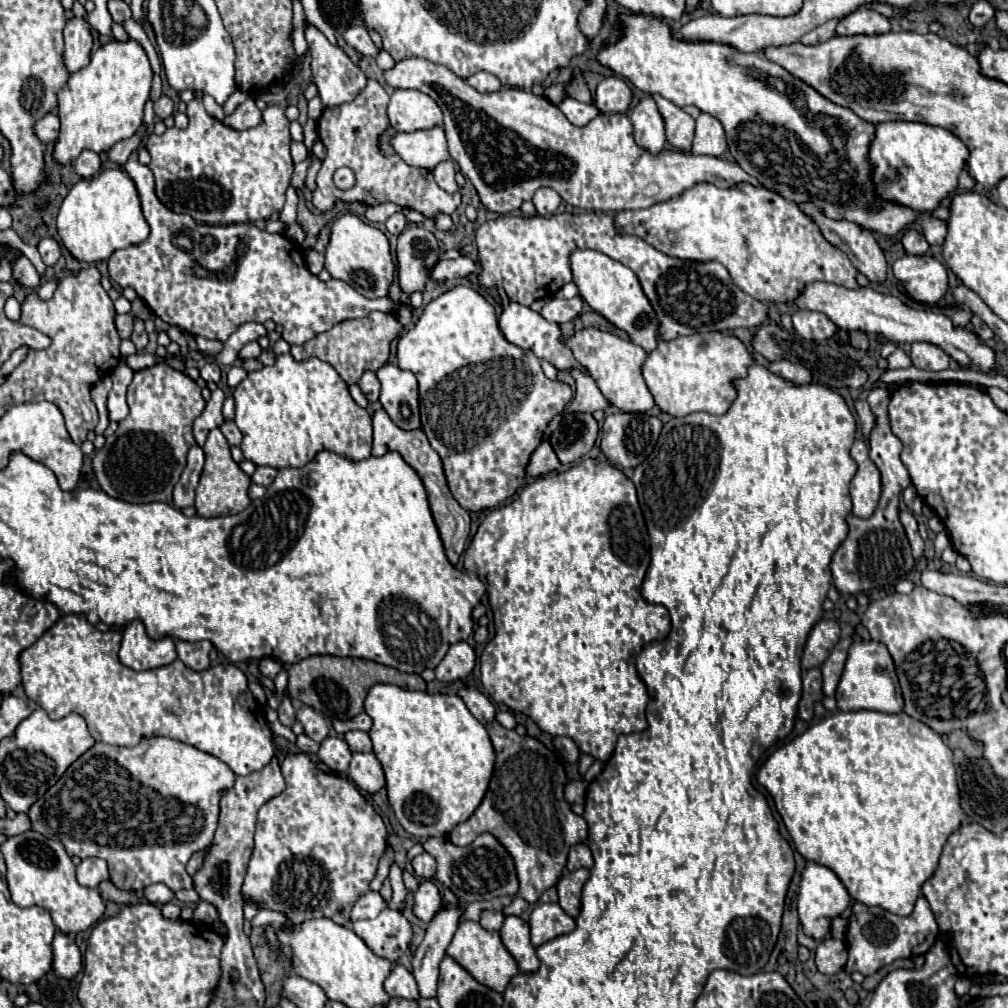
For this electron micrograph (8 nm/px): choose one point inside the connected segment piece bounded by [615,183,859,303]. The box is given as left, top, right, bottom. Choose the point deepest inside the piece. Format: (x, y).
(769, 247)

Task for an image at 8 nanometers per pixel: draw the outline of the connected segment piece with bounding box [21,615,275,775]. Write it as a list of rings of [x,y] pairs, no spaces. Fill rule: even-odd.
[[[65,615],[61,617],[53,627],[49,627],[29,649],[25,649],[21,653],[21,675],[23,675],[23,687],[25,687],[25,693],[29,699],[33,699],[39,707],[43,707],[51,719],[63,719],[65,715],[69,713],[79,713],[87,725],[89,725],[89,731],[93,735],[95,741],[101,741],[101,743],[107,743],[107,745],[121,745],[121,747],[135,747],[139,745],[143,739],[149,739],[149,737],[169,737],[169,739],[175,739],[175,741],[181,741],[181,743],[187,743],[187,745],[193,745],[209,755],[215,755],[217,759],[221,759],[223,763],[227,763],[231,767],[231,771],[235,775],[249,775],[253,771],[261,771],[275,755],[275,745],[273,745],[273,733],[271,729],[267,727],[265,723],[265,715],[263,715],[263,709],[259,707],[259,703],[255,701],[253,693],[249,691],[247,687],[247,677],[241,669],[237,669],[235,665],[227,663],[227,665],[213,665],[209,667],[207,671],[191,671],[189,667],[185,667],[185,663],[181,663],[179,659],[175,659],[171,665],[165,665],[165,667],[159,667],[159,669],[149,669],[149,671],[133,671],[125,665],[121,665],[119,661],[119,643],[121,643],[121,633],[117,631],[107,631],[107,633],[101,633],[97,631],[87,619],[85,615]]]

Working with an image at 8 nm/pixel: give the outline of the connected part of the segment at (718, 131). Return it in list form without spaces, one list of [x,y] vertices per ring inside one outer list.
[[[701,113],[697,117],[695,127],[695,141],[693,141],[693,153],[697,155],[713,155],[719,157],[727,151],[727,139],[723,125],[707,113]]]

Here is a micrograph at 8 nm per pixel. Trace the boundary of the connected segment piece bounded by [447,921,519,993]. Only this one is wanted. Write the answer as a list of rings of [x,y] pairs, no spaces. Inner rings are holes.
[[[465,921],[459,925],[451,945],[447,947],[447,955],[451,955],[463,969],[467,969],[479,983],[483,983],[485,987],[503,993],[509,979],[519,973],[519,967],[515,965],[513,955],[505,949],[505,945],[501,943],[501,937],[497,931],[487,931],[483,929],[479,923],[475,921]]]

